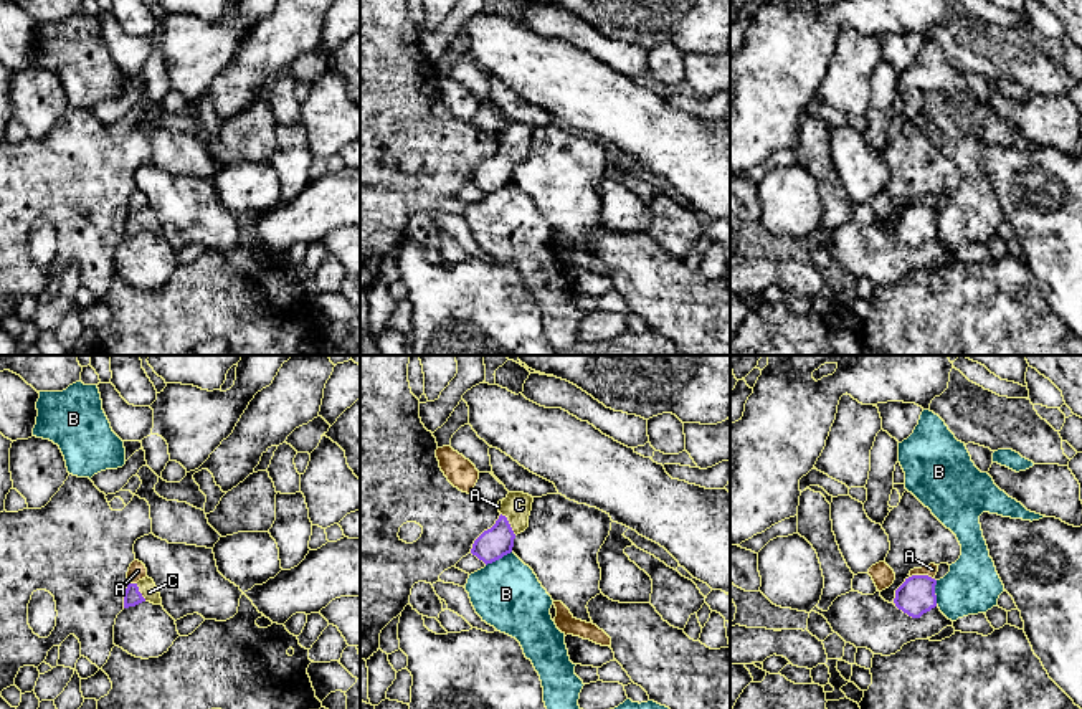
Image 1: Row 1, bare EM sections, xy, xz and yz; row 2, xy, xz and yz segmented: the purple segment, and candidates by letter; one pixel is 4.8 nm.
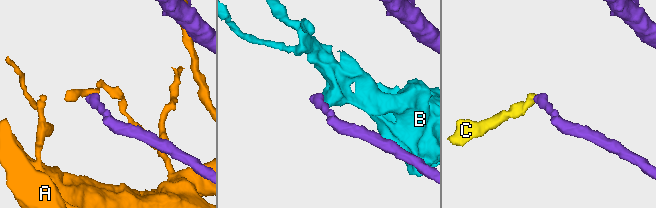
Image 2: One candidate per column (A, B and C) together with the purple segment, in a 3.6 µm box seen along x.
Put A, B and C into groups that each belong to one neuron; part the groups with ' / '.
A / B / C

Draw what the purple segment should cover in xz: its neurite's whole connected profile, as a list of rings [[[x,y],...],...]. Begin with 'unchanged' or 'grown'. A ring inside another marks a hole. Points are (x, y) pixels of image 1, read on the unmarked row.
grown | [[[509,122],[499,137],[499,149],[472,174],[471,183],[486,195],[512,182],[517,164],[529,157],[534,127],[524,122]]]

